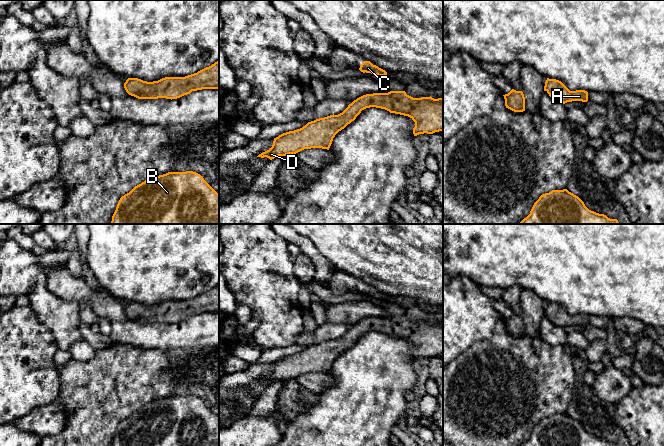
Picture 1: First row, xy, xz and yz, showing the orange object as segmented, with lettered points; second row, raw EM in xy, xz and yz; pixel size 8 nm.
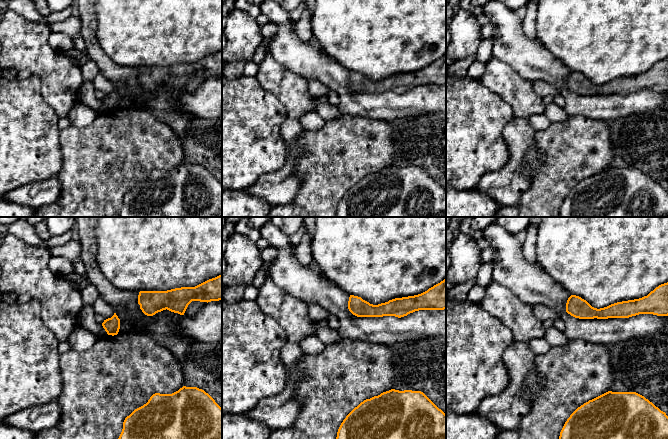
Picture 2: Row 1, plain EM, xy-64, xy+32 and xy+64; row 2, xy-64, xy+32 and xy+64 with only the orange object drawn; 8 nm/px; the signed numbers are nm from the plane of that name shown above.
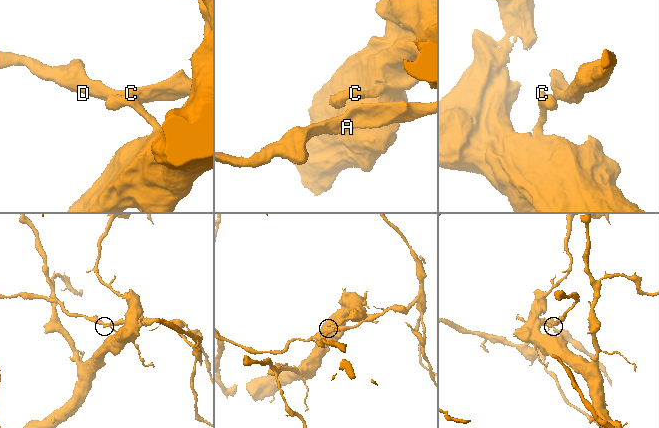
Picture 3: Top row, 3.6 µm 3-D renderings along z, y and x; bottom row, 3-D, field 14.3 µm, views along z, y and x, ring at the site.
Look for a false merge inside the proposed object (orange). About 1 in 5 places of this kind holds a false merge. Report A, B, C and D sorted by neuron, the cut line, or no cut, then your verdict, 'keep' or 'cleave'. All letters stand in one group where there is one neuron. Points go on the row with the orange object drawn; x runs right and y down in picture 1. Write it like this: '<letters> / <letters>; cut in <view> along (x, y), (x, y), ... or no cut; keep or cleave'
A B C D; no cut; keep

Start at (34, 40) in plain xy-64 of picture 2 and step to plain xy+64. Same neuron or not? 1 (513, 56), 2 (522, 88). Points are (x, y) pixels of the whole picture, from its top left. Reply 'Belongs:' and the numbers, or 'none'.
Belongs: 2

